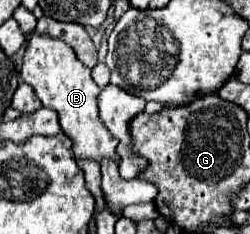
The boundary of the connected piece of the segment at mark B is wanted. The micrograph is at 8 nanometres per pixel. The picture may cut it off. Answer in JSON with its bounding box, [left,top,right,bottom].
[21,32,119,160]

